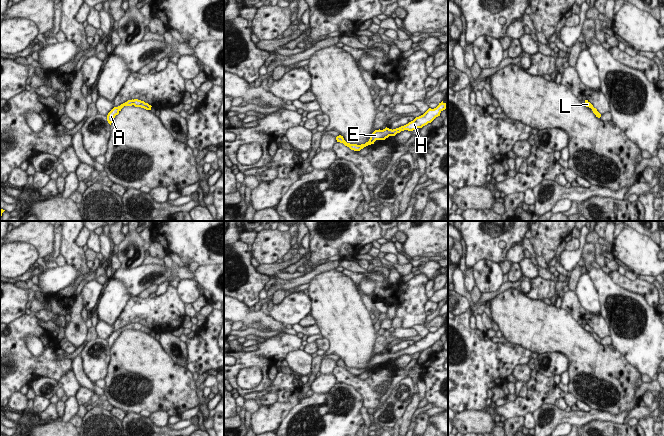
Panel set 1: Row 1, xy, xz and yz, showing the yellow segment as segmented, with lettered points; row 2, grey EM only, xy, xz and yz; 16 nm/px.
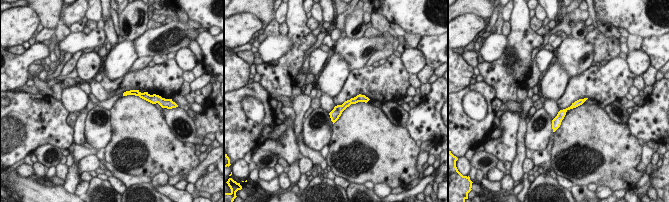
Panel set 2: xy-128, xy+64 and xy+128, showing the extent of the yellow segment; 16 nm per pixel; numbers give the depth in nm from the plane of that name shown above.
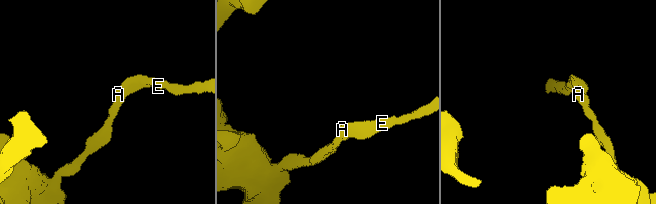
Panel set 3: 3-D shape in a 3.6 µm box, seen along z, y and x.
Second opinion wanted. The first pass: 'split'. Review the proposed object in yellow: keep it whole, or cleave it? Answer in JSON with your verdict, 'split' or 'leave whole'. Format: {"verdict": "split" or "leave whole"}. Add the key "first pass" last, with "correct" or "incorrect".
{"verdict": "leave whole", "first pass": "incorrect"}

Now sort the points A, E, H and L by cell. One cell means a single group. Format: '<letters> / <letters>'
A E H L

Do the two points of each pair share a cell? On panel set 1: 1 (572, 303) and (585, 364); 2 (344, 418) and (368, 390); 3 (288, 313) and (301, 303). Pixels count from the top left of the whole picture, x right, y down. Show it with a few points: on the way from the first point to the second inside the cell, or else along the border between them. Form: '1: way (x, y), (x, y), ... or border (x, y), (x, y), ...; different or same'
1: border (560, 307), (576, 321); different
2: border (342, 383), (351, 385), (363, 399); different
3: way (291, 310), (298, 305); same

